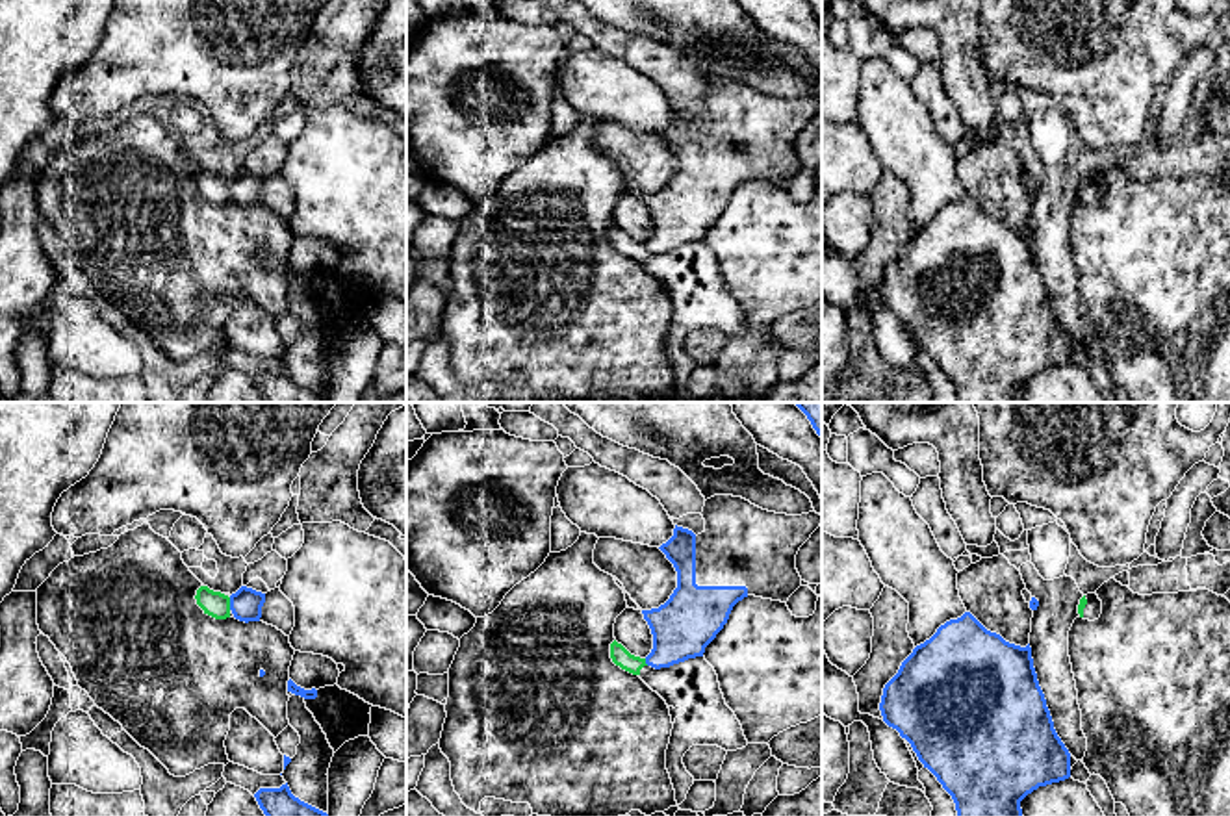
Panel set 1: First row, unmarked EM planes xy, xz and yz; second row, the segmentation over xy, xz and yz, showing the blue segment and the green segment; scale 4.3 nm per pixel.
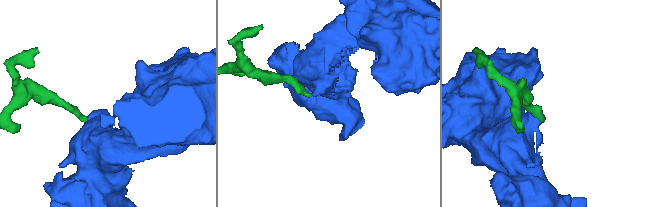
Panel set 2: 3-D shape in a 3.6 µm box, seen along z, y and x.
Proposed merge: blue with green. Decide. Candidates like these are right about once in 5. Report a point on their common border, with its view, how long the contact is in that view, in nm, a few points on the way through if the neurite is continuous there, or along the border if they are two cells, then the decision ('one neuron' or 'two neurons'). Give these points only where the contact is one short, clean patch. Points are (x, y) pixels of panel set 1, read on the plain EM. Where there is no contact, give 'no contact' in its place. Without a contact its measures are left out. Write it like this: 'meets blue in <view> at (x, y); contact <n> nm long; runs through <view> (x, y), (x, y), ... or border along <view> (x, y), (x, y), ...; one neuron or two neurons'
meets blue in xy at (230, 188); contact 60 nm long; border along xy (229, 182), (230, 193); two neurons

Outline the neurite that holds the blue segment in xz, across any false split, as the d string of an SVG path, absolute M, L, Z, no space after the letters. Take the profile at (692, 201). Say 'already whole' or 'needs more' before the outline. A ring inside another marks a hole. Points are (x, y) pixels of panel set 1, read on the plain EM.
needs more; M714 80L707 83L701 100L705 104L705 115L701 119L696 121L692 115L675 109L673 121L659 132L677 156L677 172L659 193L642 195L653 219L653 234L646 241L646 249L655 254L703 241L705 232L727 208L733 191L744 182L755 180L787 187L801 171L801 161L796 154L796 139L822 109L822 100L816 96L801 100L775 98L733 80Z

